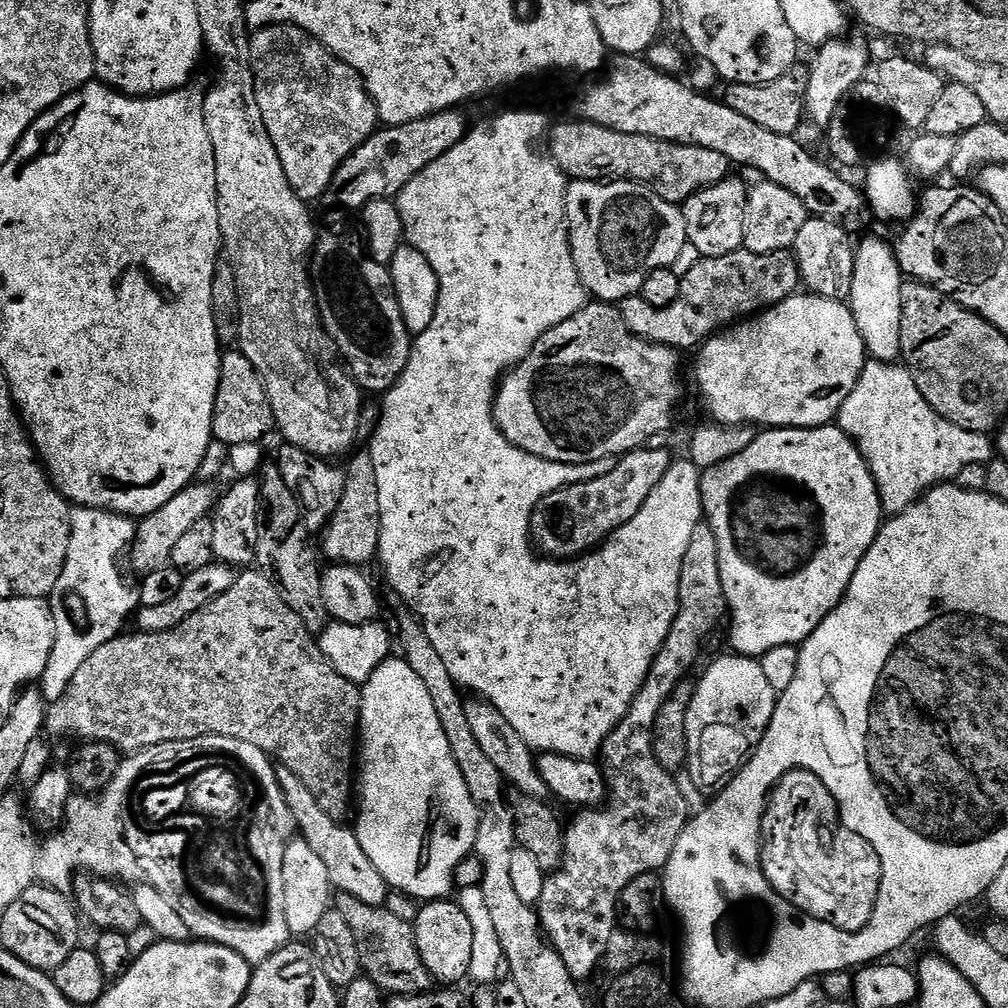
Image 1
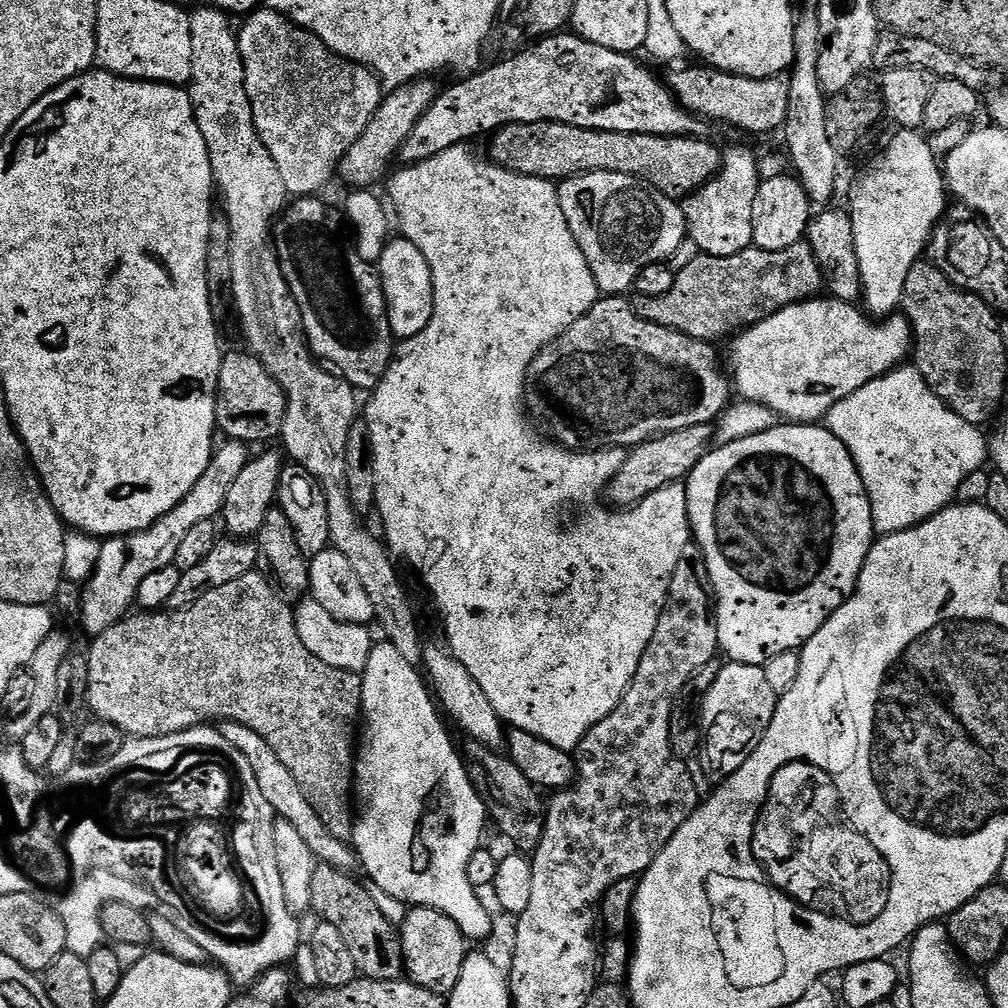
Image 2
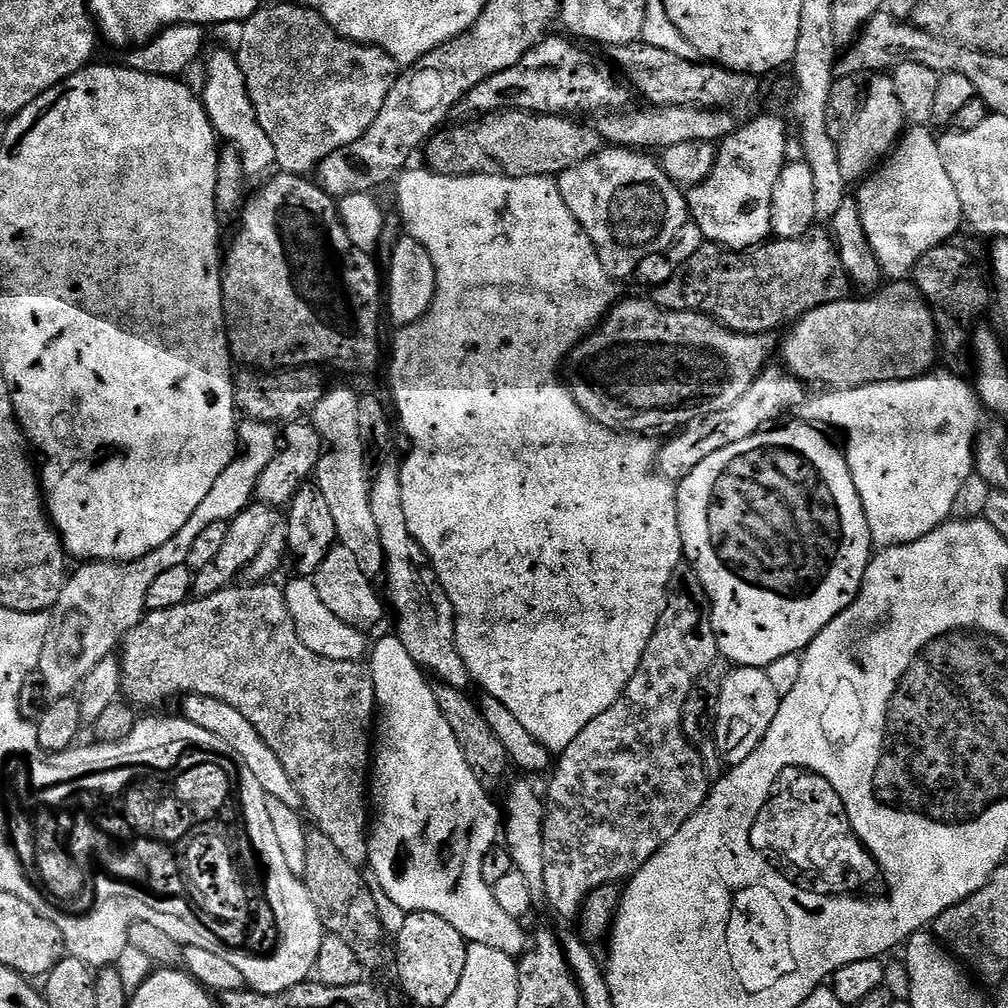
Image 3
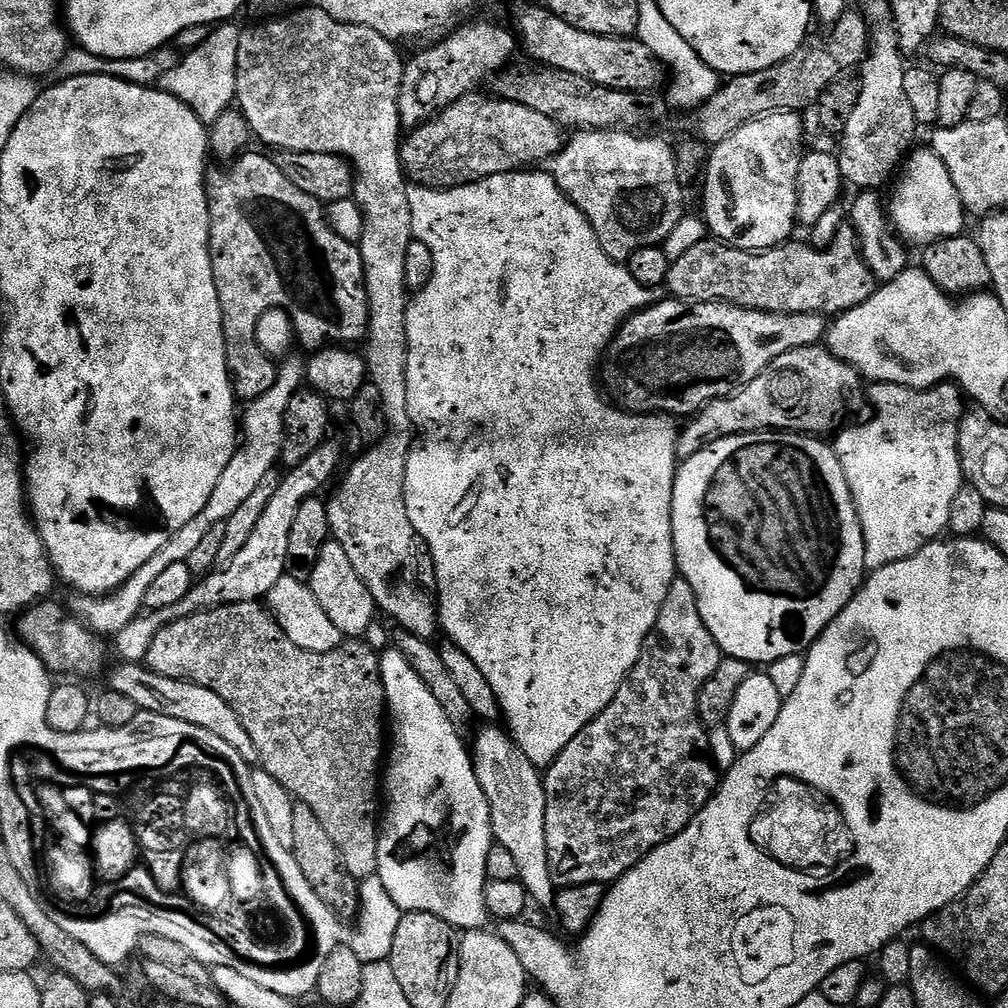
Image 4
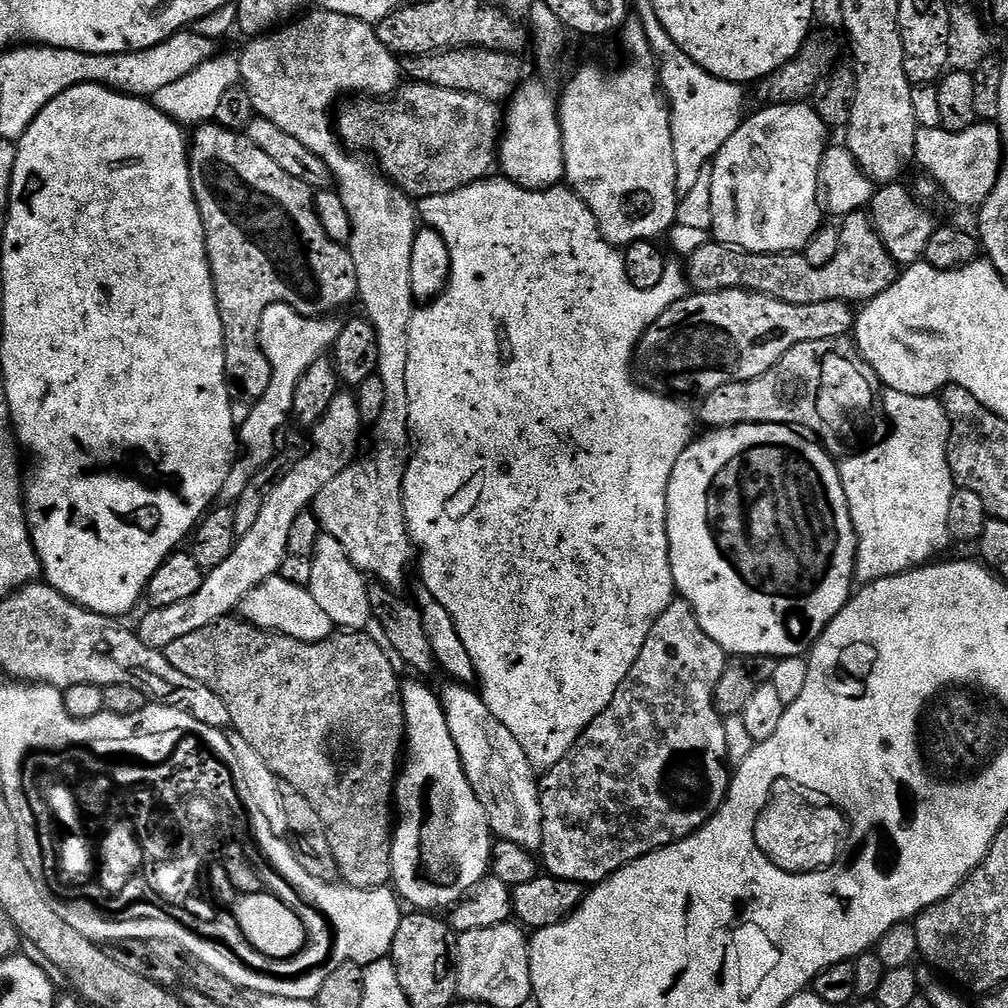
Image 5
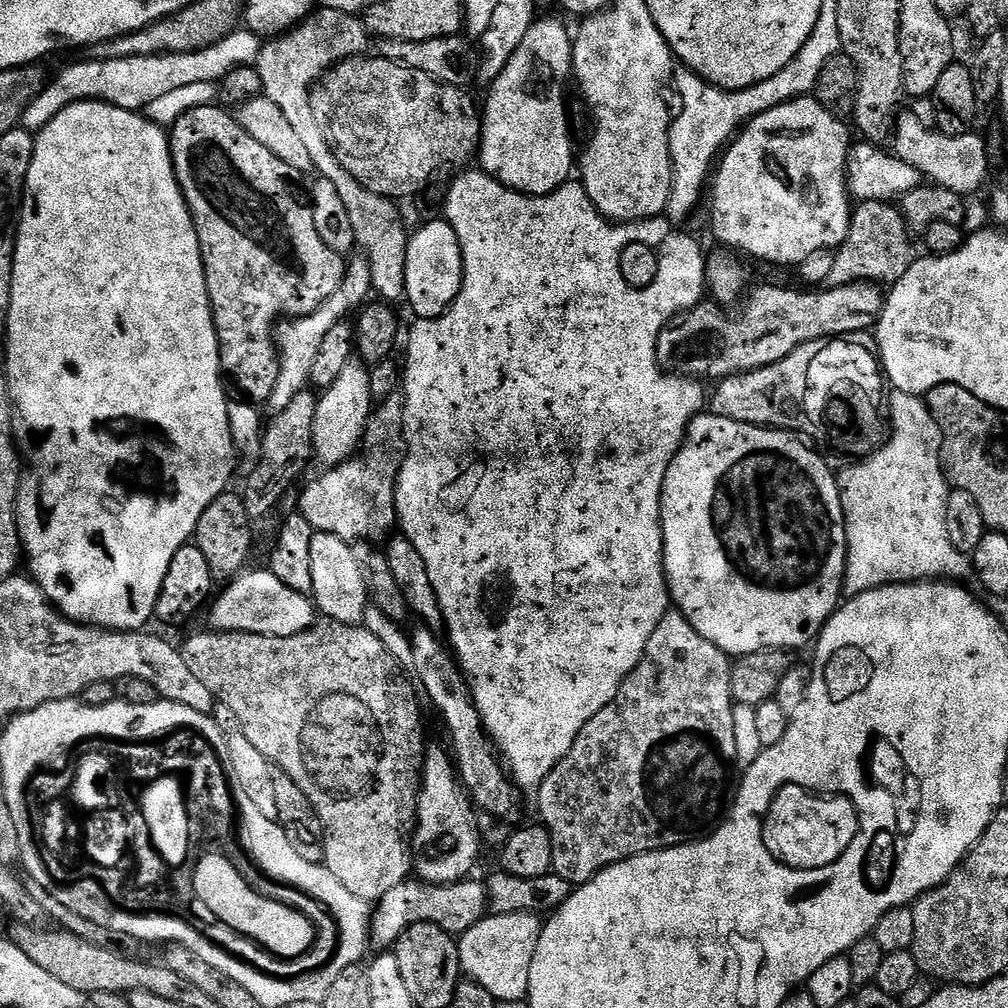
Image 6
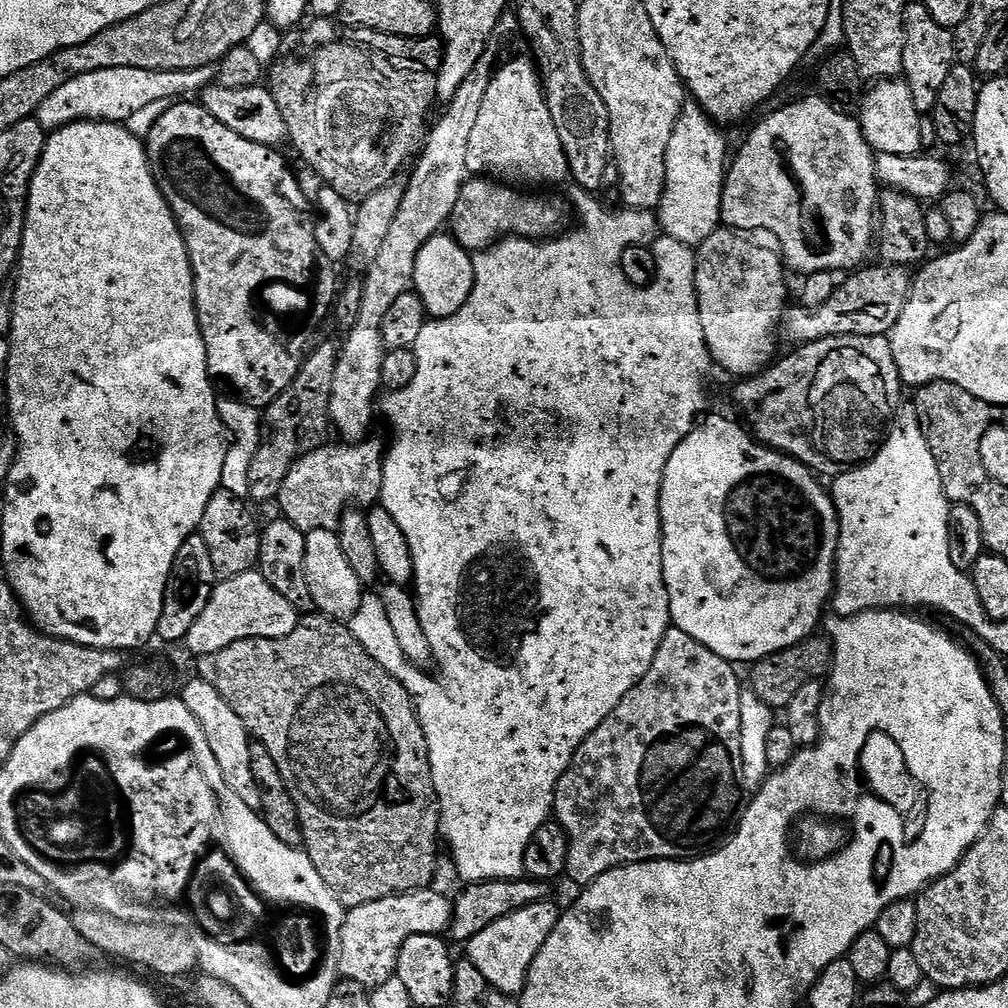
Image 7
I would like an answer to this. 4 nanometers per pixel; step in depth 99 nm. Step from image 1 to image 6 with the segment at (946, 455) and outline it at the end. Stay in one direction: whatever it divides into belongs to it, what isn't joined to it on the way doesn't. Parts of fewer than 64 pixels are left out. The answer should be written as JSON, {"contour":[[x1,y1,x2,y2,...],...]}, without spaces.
{"contour":[[893,391,890,396,890,428,896,433,887,437,886,443,871,456,861,459,853,468,848,468,838,476,840,497,842,498,842,510,844,511,844,525,846,526,846,542,848,543,848,561,844,567,844,591,845,597,861,596,863,592,869,592,875,588,881,588,887,584,915,584,917,582,964,582,967,576,973,575,972,561,967,555,954,550,950,542,950,534,946,534,946,502,950,491,944,480,944,466,940,463,940,428,927,403,921,397,911,396,905,392]]}

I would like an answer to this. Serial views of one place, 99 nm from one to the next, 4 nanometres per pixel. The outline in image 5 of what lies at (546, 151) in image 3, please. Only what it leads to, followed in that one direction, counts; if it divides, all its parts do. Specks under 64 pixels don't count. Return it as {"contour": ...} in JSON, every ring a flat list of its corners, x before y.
{"contour":[[408,82,387,102,376,98,353,100,356,100,353,104,339,109,339,139,349,149,365,148,366,151,373,152,379,171,393,184,397,184,407,196,423,198,450,194,462,186,470,186,475,180,485,179,491,173,488,171,497,167,498,141,502,135,502,112,496,102,488,101,486,97,454,89,442,89,438,85]]}

